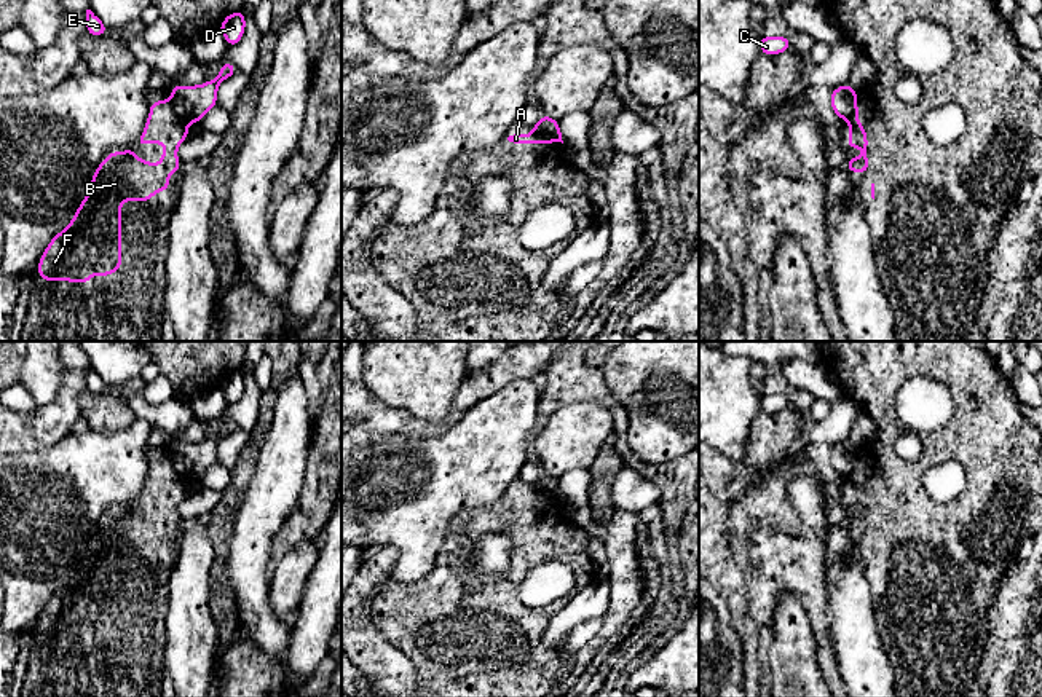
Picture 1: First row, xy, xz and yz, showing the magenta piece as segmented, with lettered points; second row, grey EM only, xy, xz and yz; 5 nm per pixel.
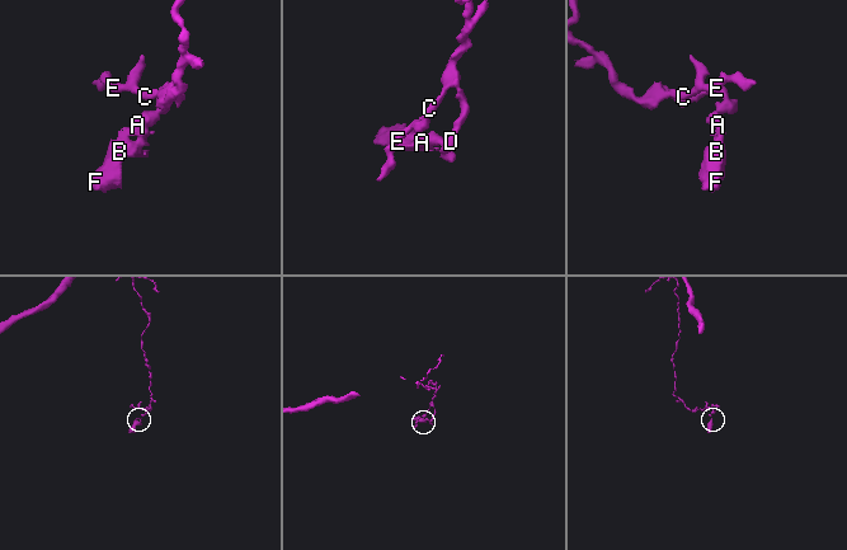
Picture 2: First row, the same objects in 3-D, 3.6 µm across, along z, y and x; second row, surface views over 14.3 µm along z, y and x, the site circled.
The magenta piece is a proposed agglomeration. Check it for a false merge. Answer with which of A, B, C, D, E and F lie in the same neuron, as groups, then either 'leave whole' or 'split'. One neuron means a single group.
A B F / C D E; split

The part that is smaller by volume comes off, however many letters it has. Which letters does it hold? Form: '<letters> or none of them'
A, B, F

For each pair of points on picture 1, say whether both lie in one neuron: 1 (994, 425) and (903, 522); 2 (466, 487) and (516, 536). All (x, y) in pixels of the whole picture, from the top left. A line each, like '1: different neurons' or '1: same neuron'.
1: same neuron
2: different neurons

